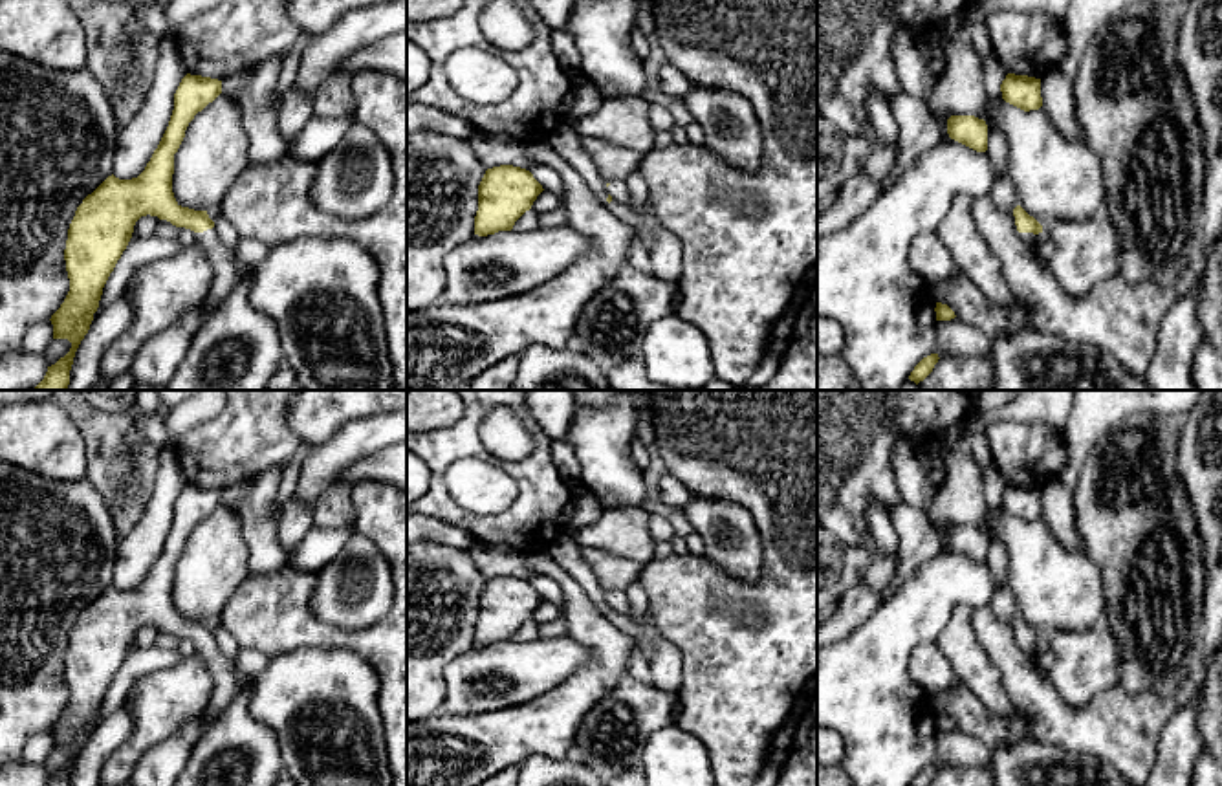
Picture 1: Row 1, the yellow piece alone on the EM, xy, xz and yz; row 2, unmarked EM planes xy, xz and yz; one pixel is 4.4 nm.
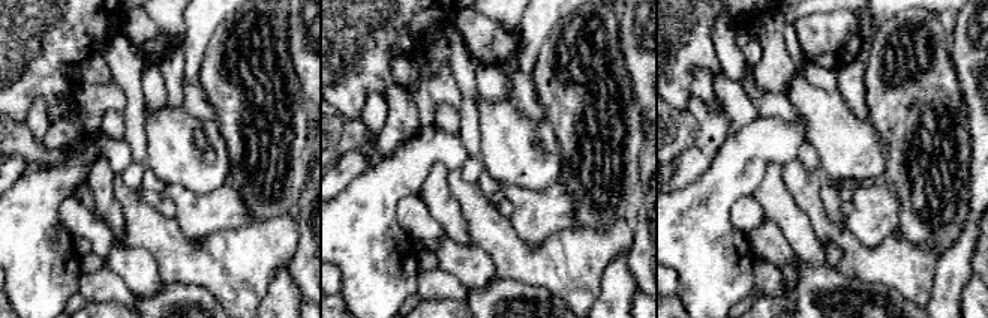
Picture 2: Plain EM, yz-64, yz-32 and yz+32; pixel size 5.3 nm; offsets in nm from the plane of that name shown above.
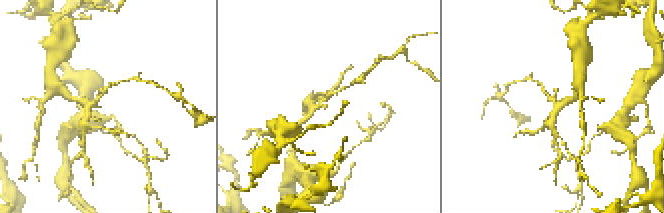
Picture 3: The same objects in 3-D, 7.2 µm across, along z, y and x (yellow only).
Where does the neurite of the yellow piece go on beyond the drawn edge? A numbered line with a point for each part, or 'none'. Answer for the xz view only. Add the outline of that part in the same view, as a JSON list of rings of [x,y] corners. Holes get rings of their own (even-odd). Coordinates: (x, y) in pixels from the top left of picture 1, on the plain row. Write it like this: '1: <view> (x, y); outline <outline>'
1: xz (616, 600); outline [[[612,592],[606,597],[606,603],[612,606],[610,616],[619,619],[628,610],[628,597],[625,592]]]

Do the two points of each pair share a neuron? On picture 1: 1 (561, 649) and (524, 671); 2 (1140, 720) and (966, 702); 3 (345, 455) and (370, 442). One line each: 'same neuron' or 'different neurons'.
1: same neuron
2: different neurons
3: same neuron

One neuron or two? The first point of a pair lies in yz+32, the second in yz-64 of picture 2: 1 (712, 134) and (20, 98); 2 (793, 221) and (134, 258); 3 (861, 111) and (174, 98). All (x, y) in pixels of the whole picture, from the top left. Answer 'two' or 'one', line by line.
1: two
2: two
3: two

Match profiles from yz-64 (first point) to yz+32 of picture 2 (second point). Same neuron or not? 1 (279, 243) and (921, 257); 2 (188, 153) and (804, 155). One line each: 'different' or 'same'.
1: same
2: different

